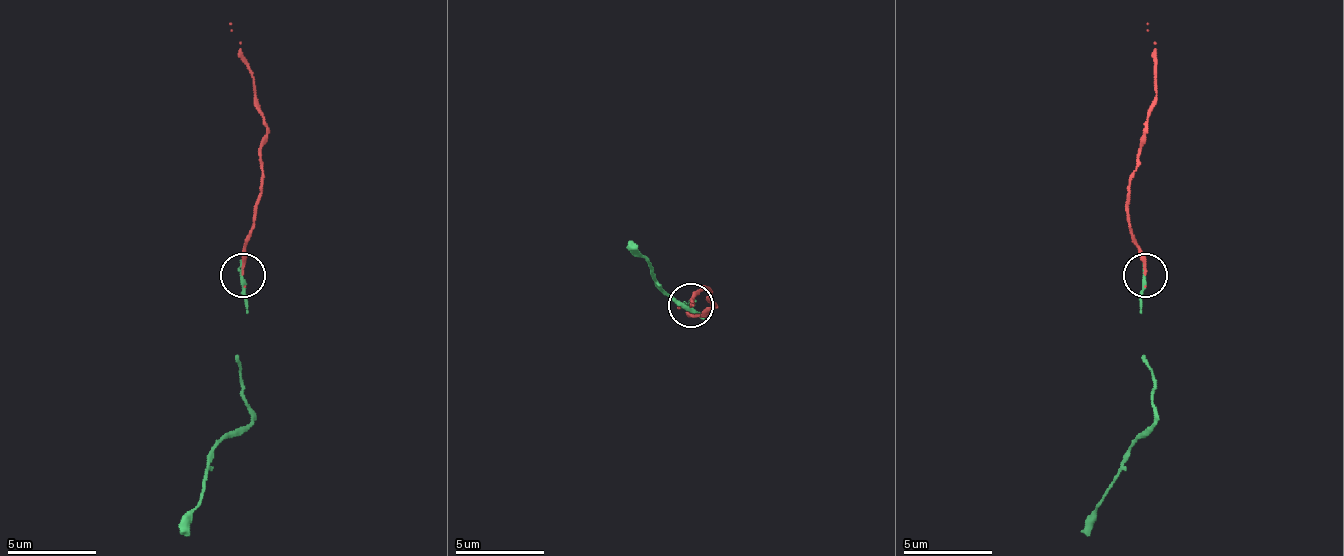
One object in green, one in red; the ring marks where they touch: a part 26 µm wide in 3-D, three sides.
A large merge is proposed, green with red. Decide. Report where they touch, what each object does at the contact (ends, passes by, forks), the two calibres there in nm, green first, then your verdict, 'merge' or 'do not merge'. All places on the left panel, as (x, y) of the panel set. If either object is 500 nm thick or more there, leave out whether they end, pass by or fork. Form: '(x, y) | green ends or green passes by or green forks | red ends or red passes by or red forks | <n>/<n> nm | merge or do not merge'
(242, 275) | green ends | red ends | 240/160 nm | merge

